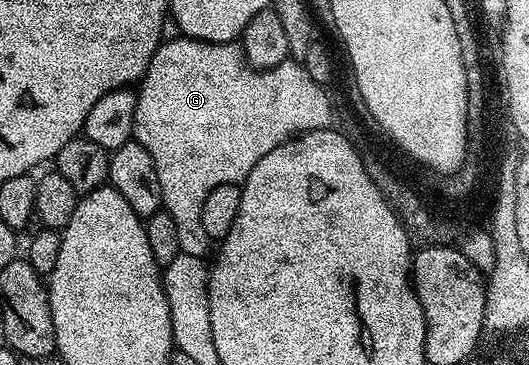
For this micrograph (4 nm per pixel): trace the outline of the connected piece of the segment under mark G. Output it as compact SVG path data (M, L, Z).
M175 35L172 41L167 39L159 44L143 80L137 85L133 137L153 155L153 167L161 182L163 209L177 223L180 253L206 258L212 252L211 237L201 227L201 207L205 207L205 198L213 187L239 185L273 147L281 147L281 143L300 133L332 128L327 92L294 59L272 69L257 70L248 65L242 48L235 43L194 41L191 37Z

